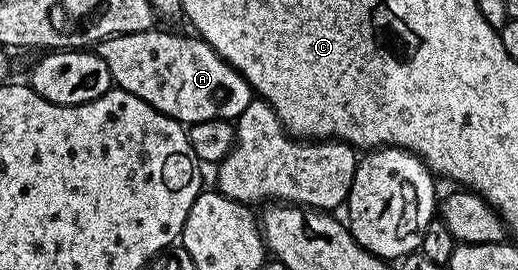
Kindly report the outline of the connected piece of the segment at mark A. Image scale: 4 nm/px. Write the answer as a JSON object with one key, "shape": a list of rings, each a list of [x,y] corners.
{"shape":[[[158,30],[110,36],[95,44],[96,54],[102,57],[102,61],[106,61],[106,69],[110,69],[113,84],[121,91],[134,93],[134,97],[142,97],[146,105],[185,125],[215,119],[236,120],[242,109],[246,109],[246,105],[250,105],[254,97],[253,89],[248,82],[206,40],[192,33],[175,35],[172,31]]]}

